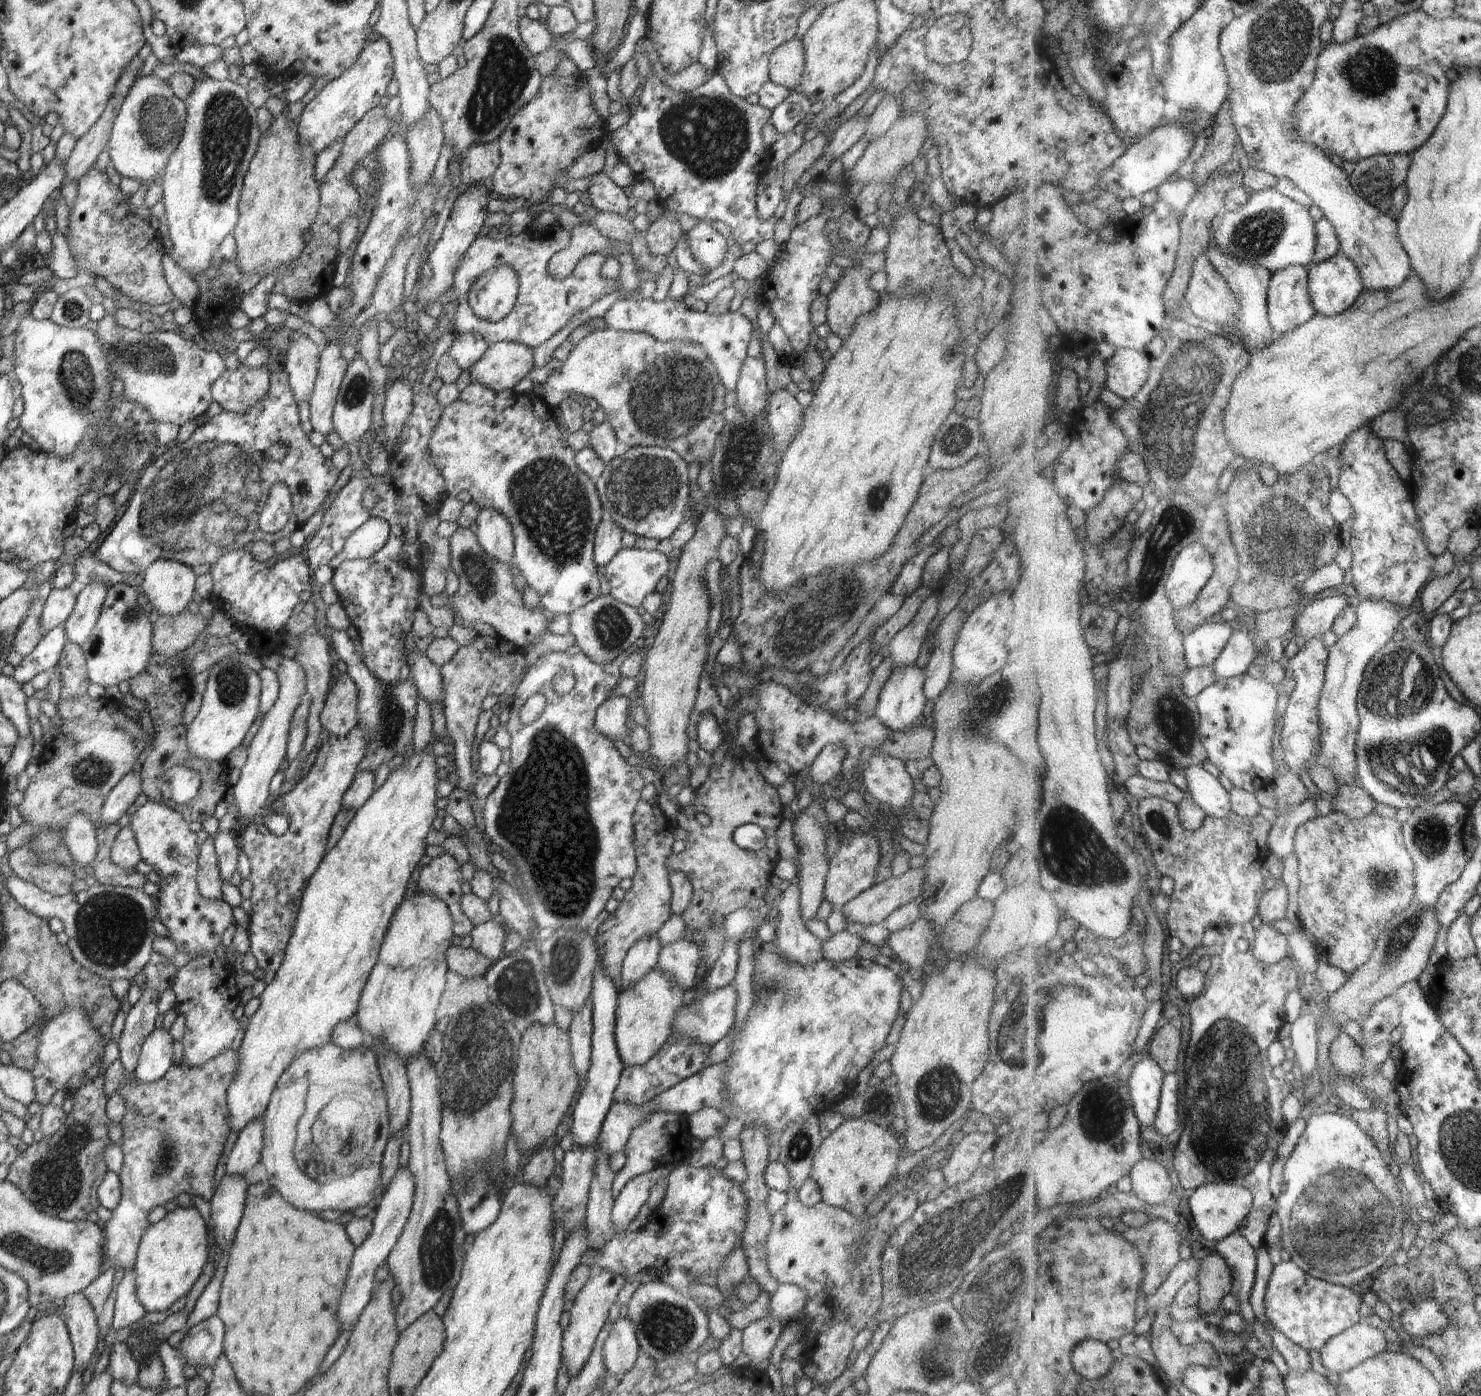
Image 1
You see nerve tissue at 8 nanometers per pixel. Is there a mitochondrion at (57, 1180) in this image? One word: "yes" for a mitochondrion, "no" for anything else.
yes

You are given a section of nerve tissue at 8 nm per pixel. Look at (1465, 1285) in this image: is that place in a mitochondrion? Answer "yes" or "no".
yes

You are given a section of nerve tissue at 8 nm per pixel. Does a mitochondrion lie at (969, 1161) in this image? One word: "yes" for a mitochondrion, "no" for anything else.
no

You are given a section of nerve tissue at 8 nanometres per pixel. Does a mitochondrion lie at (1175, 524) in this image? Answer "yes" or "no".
yes

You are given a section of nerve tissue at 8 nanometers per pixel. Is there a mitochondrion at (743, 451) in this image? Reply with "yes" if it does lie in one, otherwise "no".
yes

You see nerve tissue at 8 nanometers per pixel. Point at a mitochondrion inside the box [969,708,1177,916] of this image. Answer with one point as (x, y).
(1078, 853)

